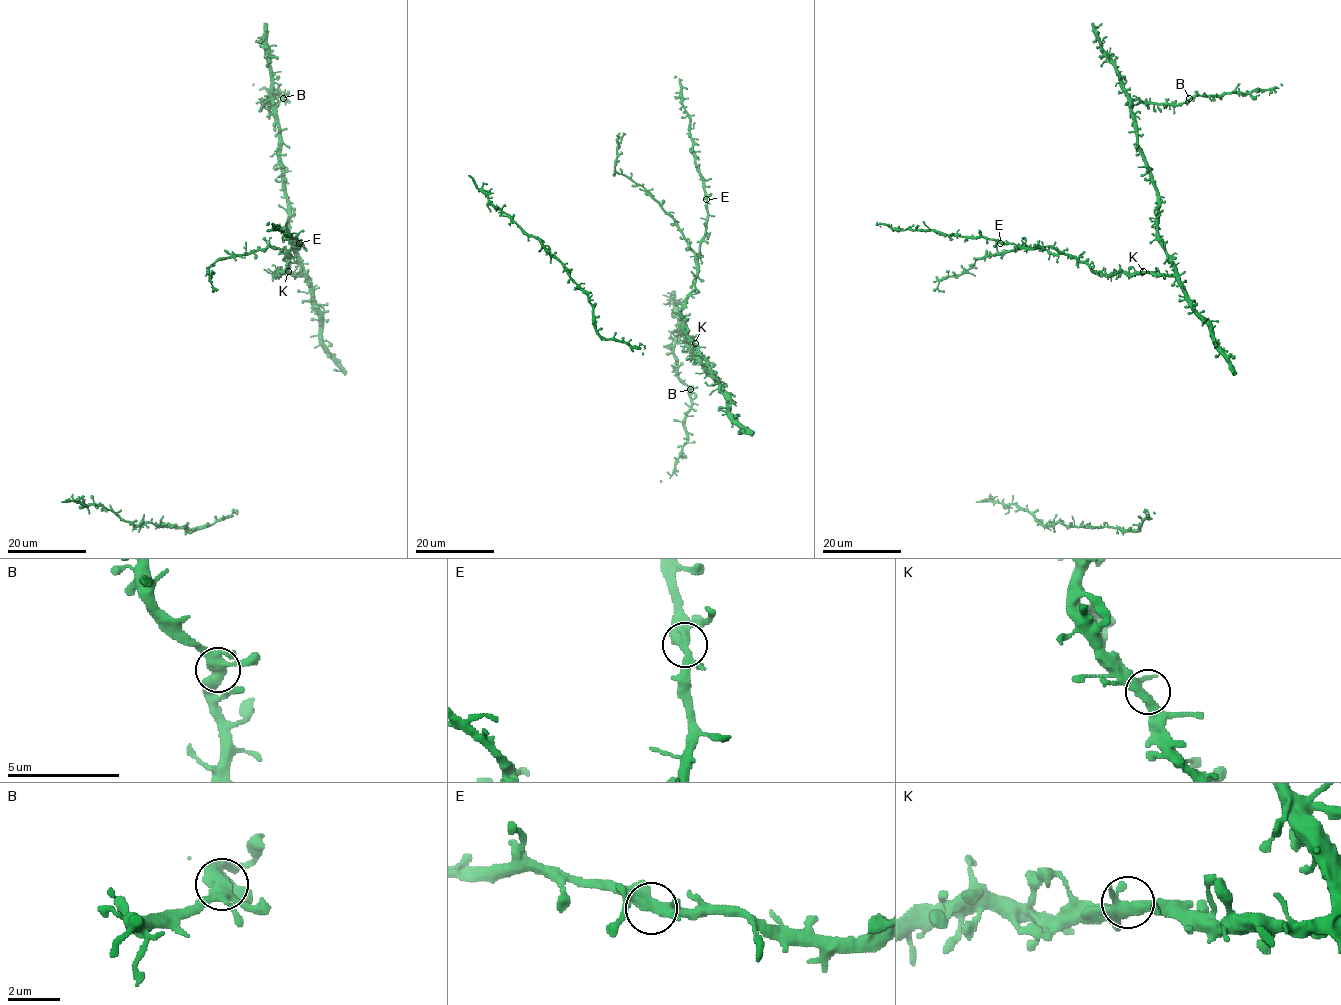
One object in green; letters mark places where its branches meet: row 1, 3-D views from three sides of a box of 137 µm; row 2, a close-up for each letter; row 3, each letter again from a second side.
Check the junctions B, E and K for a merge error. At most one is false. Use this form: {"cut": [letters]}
{"cut": []}

